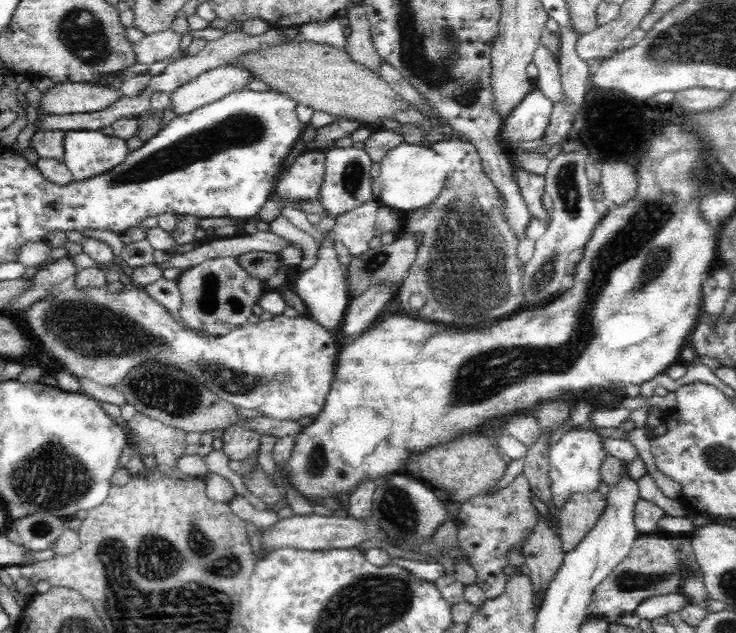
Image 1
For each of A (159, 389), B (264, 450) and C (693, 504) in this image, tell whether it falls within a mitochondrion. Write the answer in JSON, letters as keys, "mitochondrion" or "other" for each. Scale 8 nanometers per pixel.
{"A":"mitochondrion","B":"other","C":"other"}

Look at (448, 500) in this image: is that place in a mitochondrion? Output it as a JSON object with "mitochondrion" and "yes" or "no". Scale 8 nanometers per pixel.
{"mitochondrion":"no"}

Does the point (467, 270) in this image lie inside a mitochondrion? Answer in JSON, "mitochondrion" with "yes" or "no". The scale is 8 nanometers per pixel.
{"mitochondrion":"yes"}

